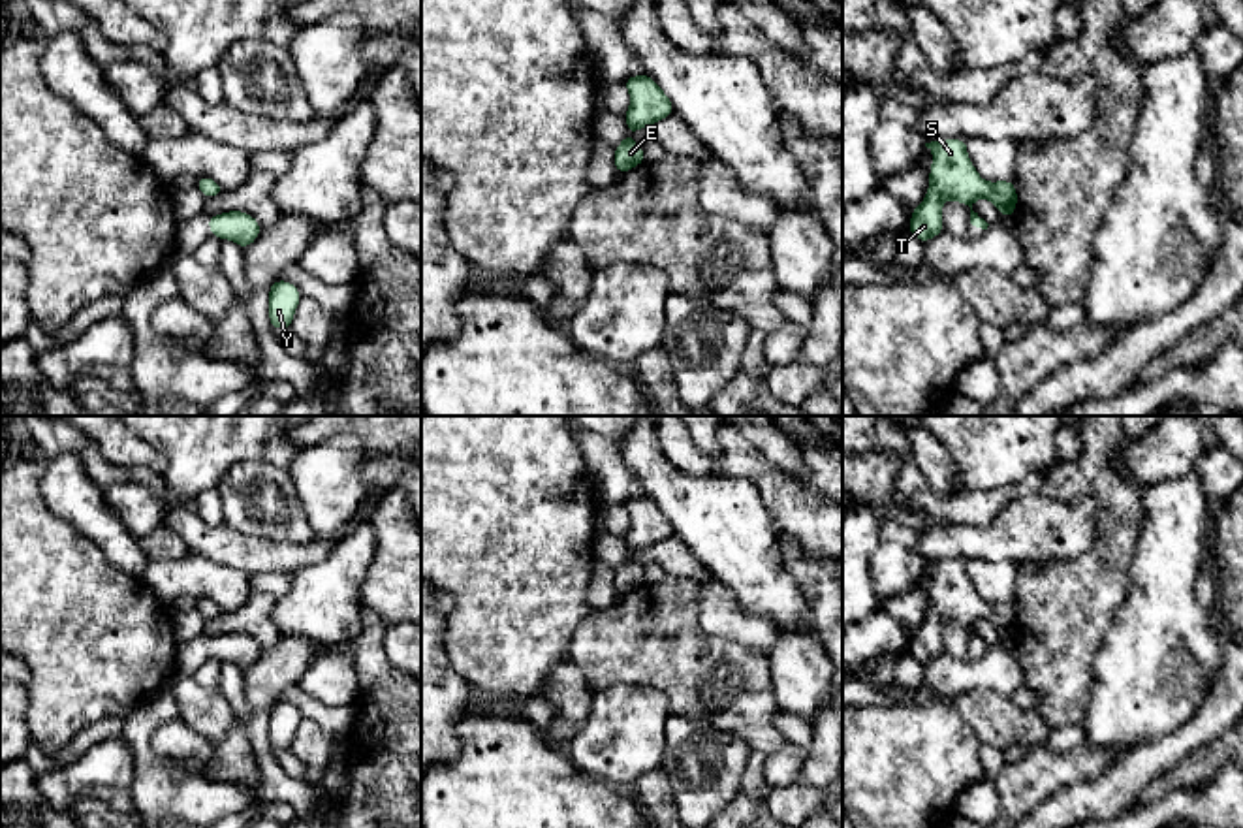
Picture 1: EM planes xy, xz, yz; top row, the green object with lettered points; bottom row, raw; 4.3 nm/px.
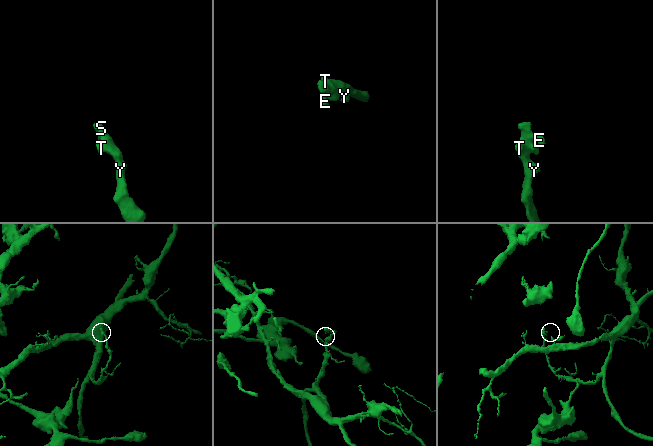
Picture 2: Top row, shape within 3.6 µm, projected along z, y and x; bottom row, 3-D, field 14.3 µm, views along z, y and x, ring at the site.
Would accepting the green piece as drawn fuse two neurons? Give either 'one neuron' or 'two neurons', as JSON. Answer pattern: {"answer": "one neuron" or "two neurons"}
{"answer": "one neuron"}

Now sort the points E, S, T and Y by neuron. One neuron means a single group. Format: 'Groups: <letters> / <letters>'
Groups: E S T Y

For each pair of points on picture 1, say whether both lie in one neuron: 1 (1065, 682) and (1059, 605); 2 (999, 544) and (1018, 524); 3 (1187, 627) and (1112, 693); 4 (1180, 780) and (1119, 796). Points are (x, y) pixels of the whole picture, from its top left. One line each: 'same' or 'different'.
1: same
2: same
3: same
4: different

